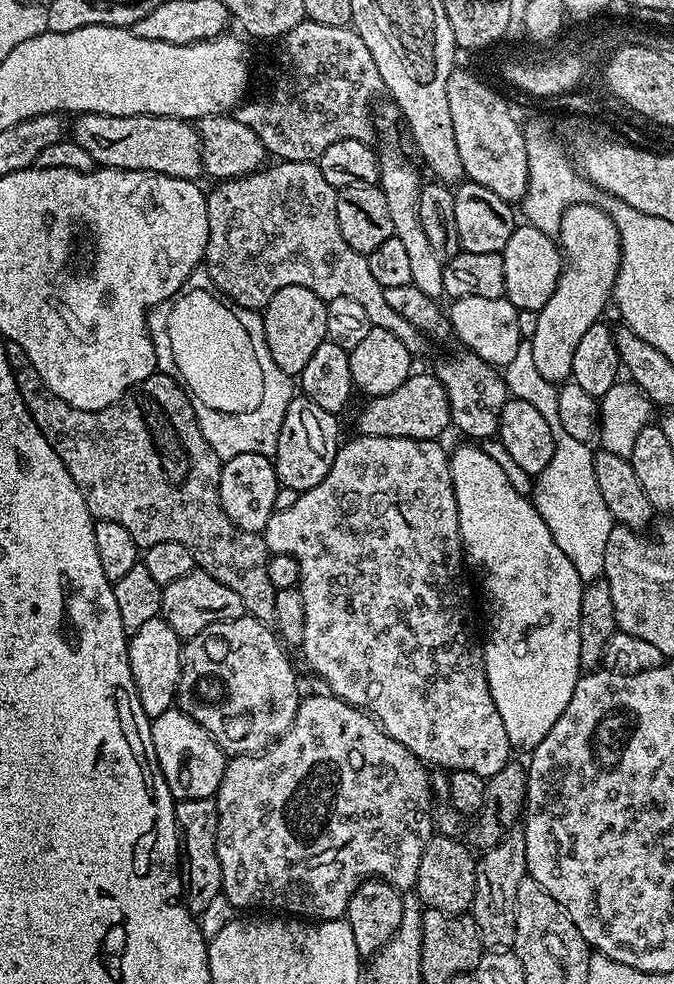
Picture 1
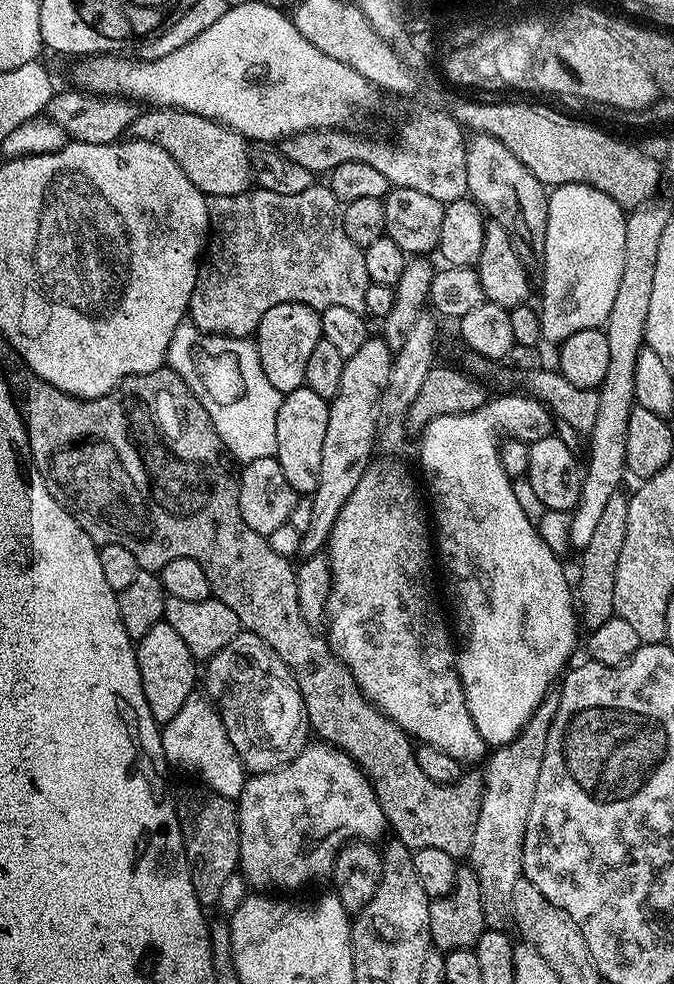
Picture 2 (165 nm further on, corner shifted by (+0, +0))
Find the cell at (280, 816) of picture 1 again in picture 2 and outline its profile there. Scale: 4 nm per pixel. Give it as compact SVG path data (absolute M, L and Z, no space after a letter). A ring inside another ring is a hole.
M315 742L309 746L301 747L300 751L283 764L281 768L276 768L273 772L258 772L249 775L242 786L242 794L238 797L236 813L240 823L240 866L239 871L248 882L249 889L252 890L272 890L268 888L304 888L307 884L312 884L315 880L331 877L332 867L336 861L336 856L340 849L350 840L366 840L369 842L379 841L379 836L386 832L388 819L384 817L382 806L376 800L376 791L372 789L372 782L365 776L364 771L357 766L352 759L340 748L334 748L330 744Z

